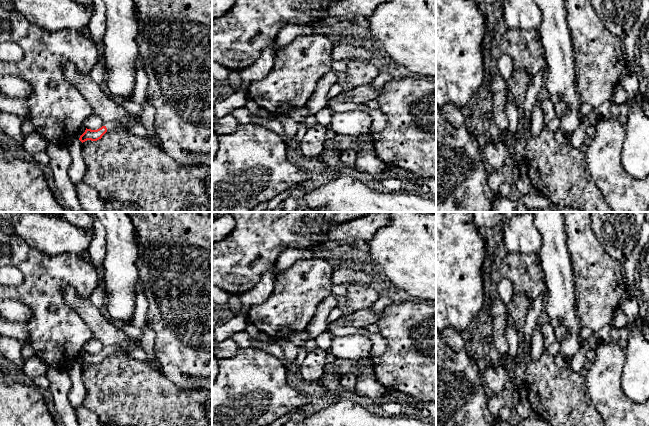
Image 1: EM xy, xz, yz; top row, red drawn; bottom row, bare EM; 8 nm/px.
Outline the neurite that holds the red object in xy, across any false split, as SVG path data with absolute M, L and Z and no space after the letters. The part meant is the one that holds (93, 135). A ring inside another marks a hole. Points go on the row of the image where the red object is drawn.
M112 121L112 122L104 122L103 126L97 130L91 130L91 129L87 129L85 130L85 132L80 136L79 140L83 143L87 140L91 140L91 141L97 141L99 139L102 138L102 136L110 130L113 130L117 127L121 127L126 129L126 125L127 125L127 121L123 121L121 123L118 123L116 121Z

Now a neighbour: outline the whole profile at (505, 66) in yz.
M502 51L497 54L497 68L504 81L509 80L515 70L510 57Z

